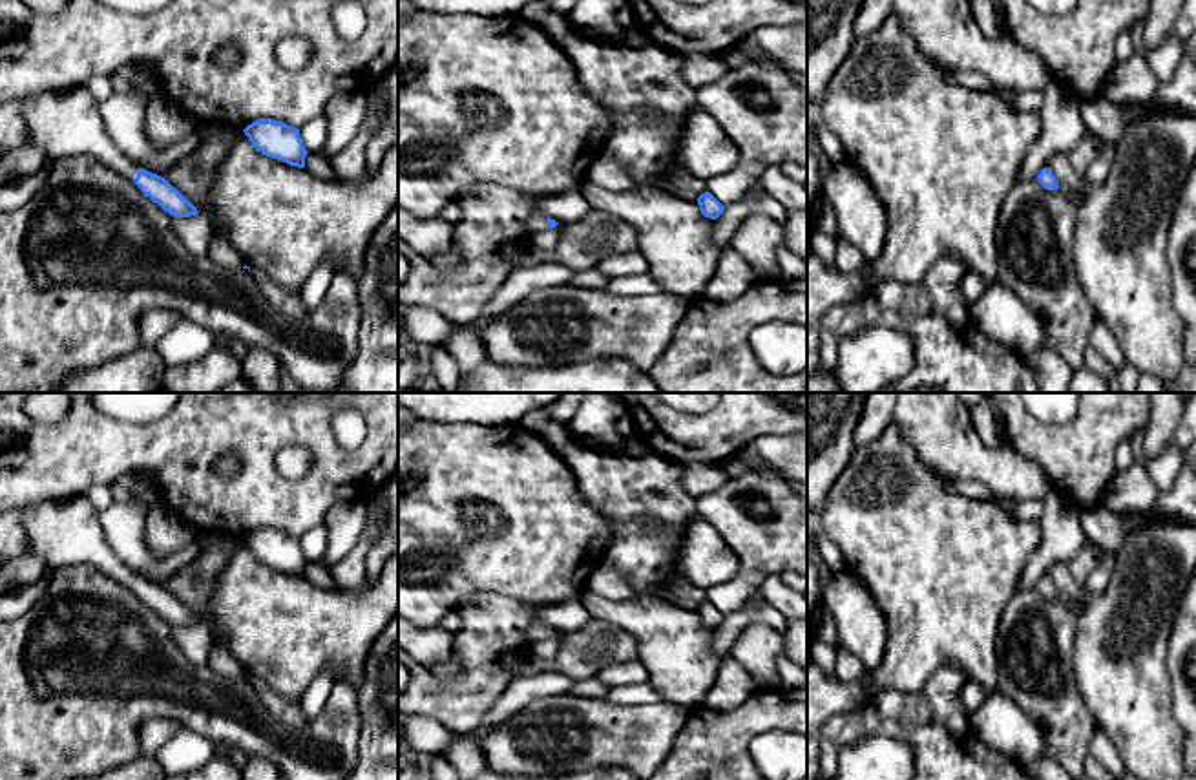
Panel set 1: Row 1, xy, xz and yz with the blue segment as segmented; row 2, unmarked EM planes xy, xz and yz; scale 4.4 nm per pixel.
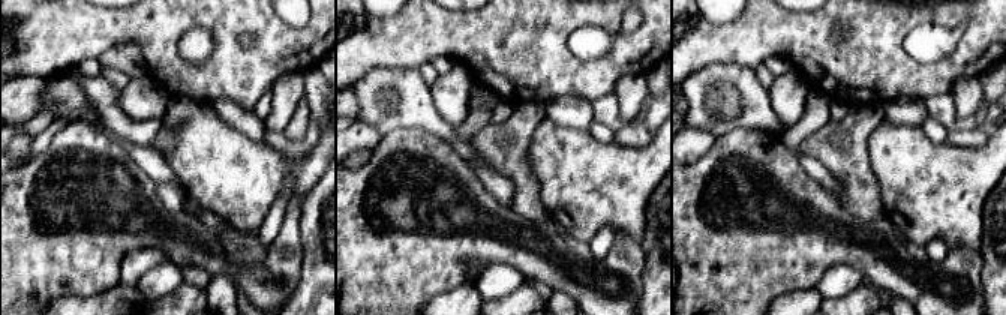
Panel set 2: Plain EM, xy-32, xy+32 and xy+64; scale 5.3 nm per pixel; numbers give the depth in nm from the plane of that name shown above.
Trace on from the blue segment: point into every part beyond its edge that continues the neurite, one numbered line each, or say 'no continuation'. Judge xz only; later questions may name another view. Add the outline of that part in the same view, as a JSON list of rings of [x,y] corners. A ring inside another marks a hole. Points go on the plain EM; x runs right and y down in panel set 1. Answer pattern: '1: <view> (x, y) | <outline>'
1: xz (535, 632) | [[[535,623],[531,625],[528,630],[526,630],[526,641],[530,645],[537,643],[537,641],[542,641],[548,638],[548,627],[542,625],[542,623]]]

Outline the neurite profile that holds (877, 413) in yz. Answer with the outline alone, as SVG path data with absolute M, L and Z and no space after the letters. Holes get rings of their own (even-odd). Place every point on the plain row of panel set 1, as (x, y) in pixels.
M867 393L855 429L855 444L875 442L893 422L897 393Z

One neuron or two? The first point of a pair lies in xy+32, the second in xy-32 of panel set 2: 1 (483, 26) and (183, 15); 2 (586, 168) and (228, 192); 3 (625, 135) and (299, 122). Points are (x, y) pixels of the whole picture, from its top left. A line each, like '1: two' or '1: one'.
1: one
2: one
3: one

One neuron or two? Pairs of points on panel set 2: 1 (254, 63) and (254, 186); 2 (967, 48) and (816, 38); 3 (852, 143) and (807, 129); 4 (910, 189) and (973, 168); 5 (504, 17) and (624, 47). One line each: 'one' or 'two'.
1: two
2: one
3: two
4: one
5: one

